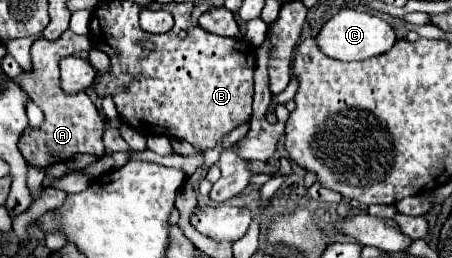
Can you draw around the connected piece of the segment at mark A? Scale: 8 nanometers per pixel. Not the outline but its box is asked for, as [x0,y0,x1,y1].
[17,29,105,169]

